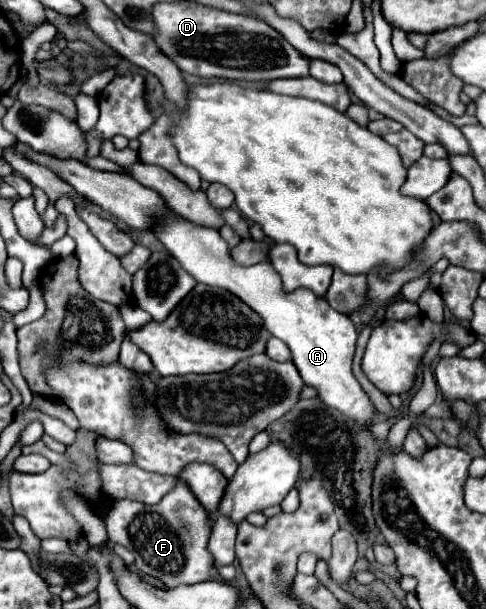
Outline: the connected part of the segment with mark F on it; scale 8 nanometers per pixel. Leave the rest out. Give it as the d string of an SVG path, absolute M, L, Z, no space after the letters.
M178 482L176 488L156 506L114 500L112 510L106 516L106 528L110 542L122 544L136 556L134 564L138 572L162 580L166 588L204 582L212 576L212 556L206 550L210 520L184 482Z

